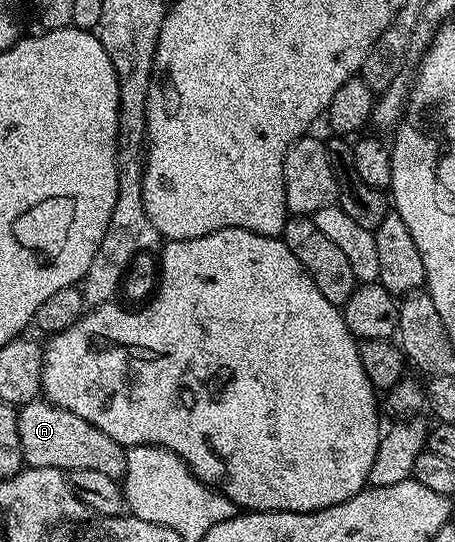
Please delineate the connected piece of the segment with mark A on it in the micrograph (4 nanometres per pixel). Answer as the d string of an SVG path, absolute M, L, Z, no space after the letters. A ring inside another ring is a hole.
M37 400L19 407L16 423L20 451L24 453L24 461L28 466L49 466L65 472L89 466L117 480L123 479L126 468L125 447L110 440L110 436L94 428L94 424L82 420L82 416L74 416L74 412L66 412L47 400Z

